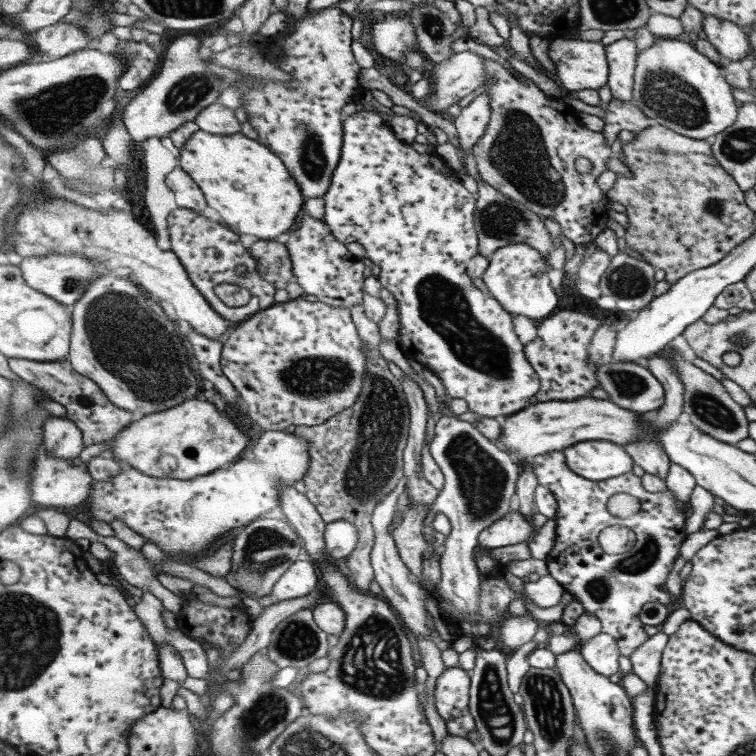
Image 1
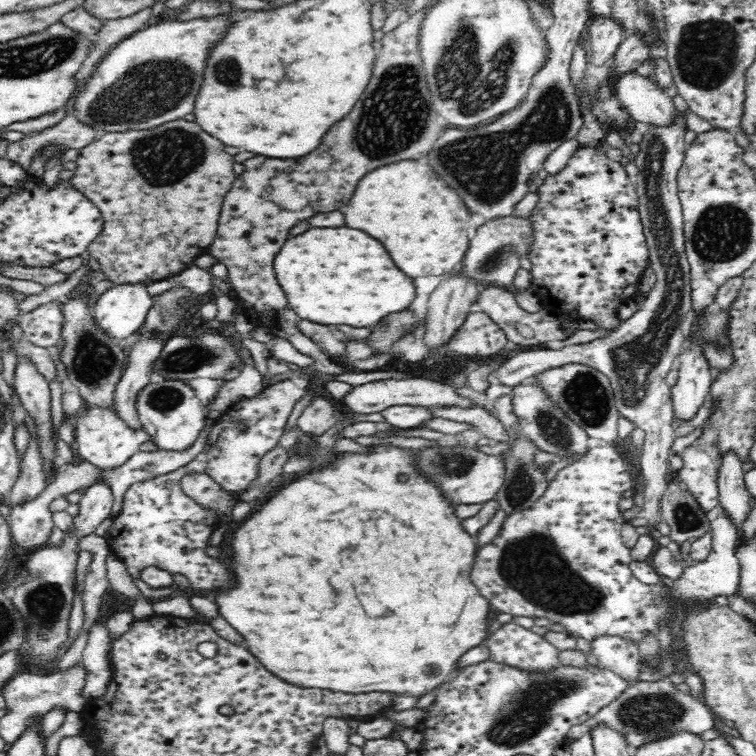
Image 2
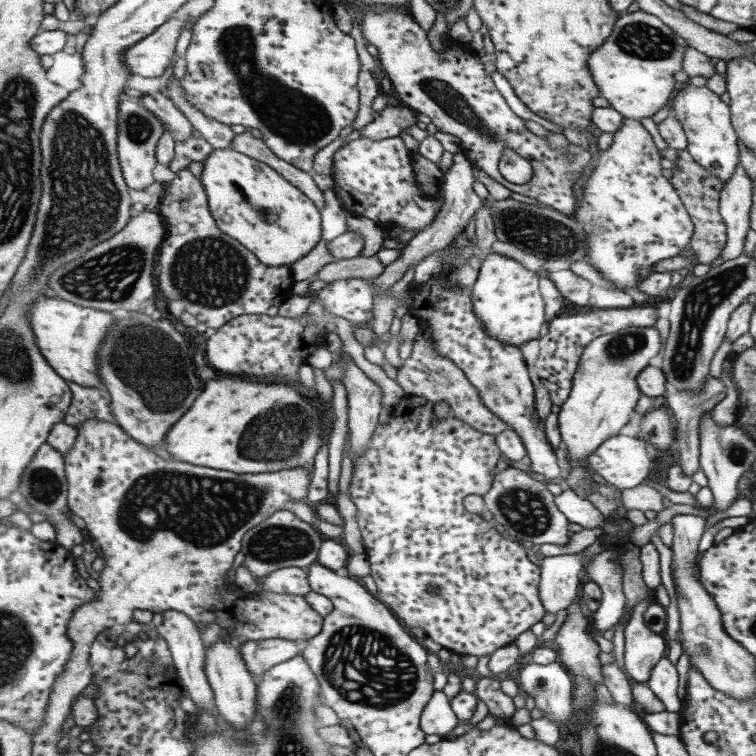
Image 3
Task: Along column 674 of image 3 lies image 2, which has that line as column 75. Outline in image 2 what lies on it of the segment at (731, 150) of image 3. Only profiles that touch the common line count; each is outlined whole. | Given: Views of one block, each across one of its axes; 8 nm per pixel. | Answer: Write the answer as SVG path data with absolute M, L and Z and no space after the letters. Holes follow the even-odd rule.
M224 15L210 19L194 19L181 22L178 19L161 18L149 23L138 32L126 37L119 42L96 67L92 76L74 94L74 99L69 105L69 111L96 132L126 132L127 130L150 130L168 121L184 118L186 114L193 113L196 94L200 90L206 56L210 46L226 32L228 21Z

